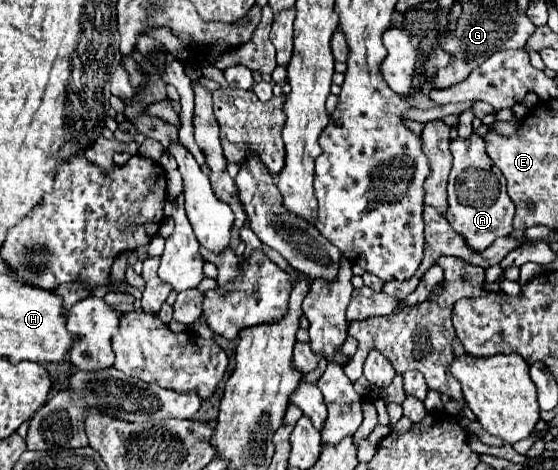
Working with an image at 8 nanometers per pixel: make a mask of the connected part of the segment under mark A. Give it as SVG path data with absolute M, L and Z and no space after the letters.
M471 135L471 139L455 139L451 141L453 153L453 169L447 181L447 213L445 219L449 225L459 233L469 249L483 251L487 249L497 237L513 233L513 215L515 207L505 189L503 173L489 173L497 171L489 155L485 153L485 141L479 135Z

